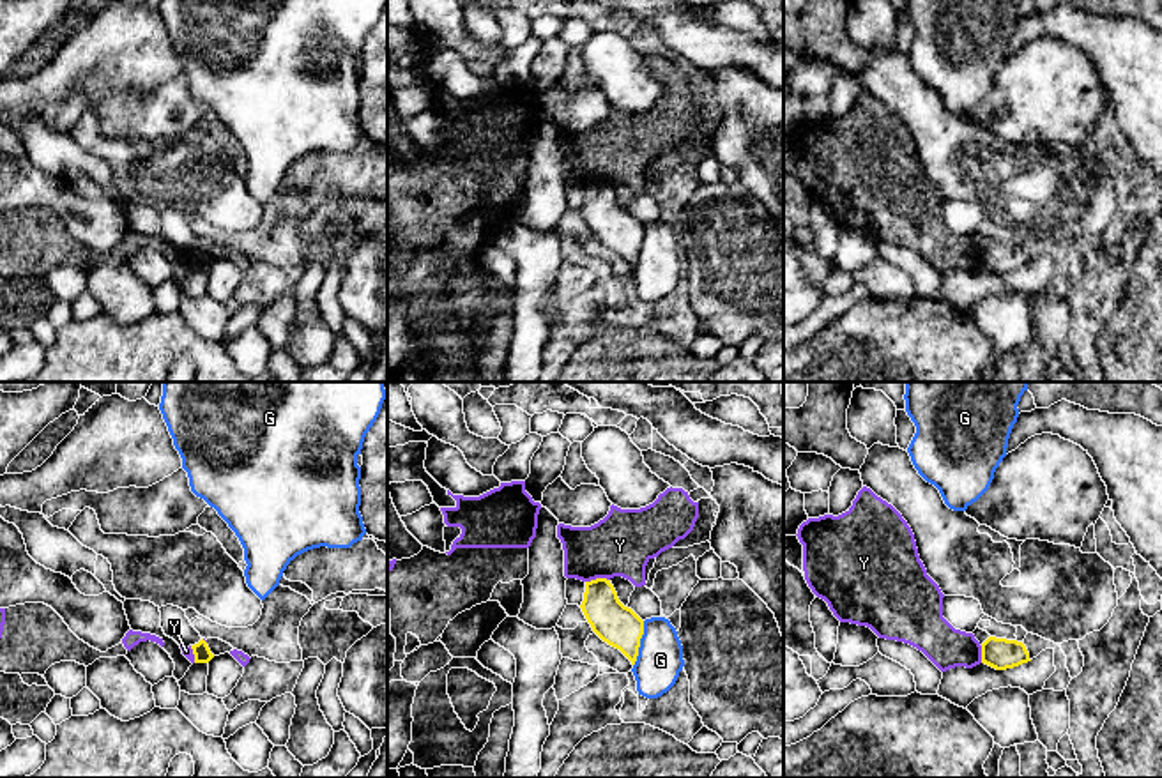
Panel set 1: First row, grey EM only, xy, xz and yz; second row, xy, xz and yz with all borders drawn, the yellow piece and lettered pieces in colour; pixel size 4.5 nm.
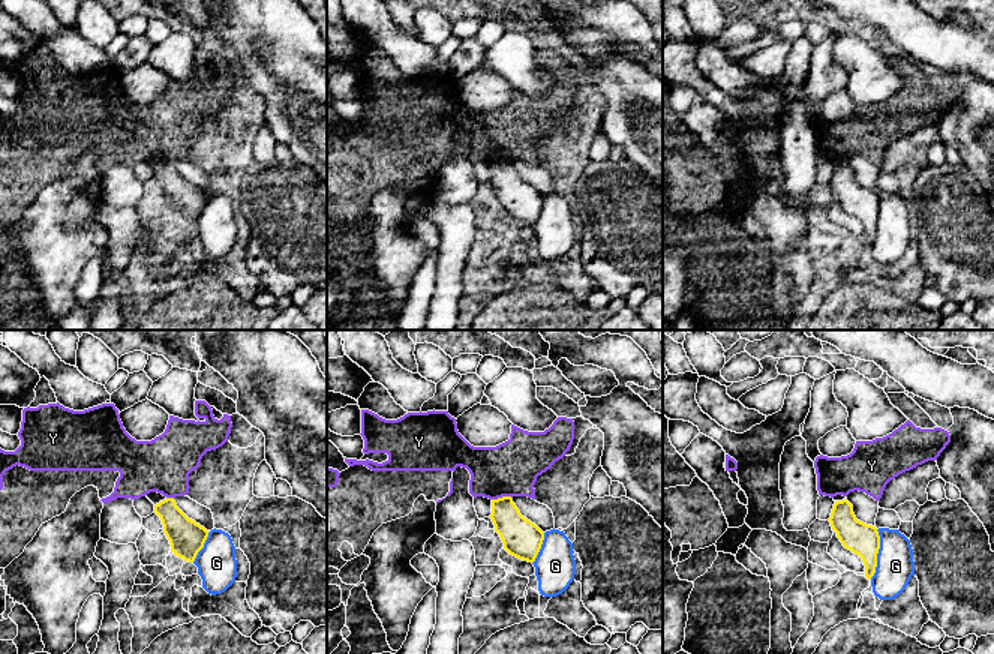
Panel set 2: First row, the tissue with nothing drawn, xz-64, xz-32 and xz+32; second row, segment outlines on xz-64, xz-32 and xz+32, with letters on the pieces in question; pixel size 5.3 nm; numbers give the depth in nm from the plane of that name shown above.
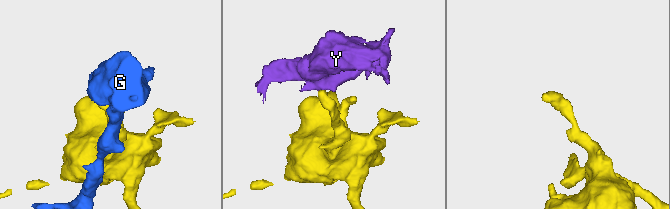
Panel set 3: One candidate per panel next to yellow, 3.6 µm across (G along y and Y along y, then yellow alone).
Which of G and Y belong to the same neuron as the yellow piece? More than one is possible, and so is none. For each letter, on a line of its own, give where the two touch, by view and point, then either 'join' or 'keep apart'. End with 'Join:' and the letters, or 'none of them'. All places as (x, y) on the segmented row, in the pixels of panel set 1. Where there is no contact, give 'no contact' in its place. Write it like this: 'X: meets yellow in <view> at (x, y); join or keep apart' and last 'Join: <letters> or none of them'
G: meets yellow in xz at (639, 644); keep apart
Y: meets yellow in xz at (596, 579); keep apart
Join: none of them

